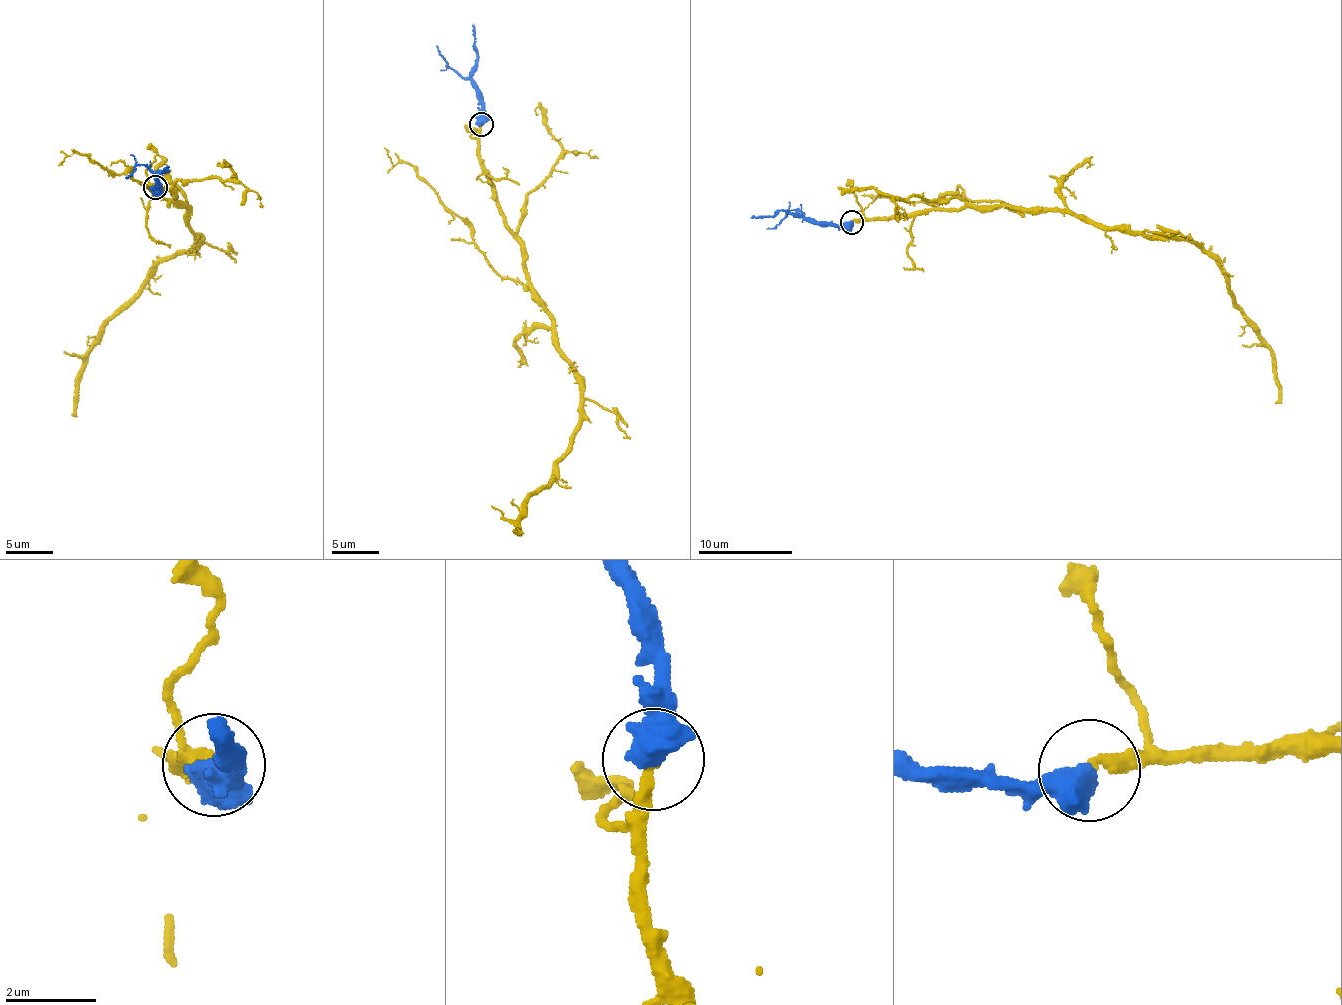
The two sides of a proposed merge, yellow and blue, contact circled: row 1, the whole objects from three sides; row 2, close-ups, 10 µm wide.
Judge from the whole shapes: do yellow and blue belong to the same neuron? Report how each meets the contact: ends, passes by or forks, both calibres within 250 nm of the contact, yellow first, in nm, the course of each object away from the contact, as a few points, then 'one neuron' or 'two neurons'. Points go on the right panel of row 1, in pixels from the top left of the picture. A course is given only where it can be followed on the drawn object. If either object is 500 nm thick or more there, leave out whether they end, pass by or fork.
260 nm thick on the yellow side, 700 nm on the other; yellow runs (852, 222), (974, 206), (1043, 207), (1082, 214), (1128, 233), (1193, 239), (1209, 253), (1270, 352), (1276, 402); blue runs (852, 222), (822, 224), (804, 215), (778, 211), (772, 217), (751, 216); one neuron

